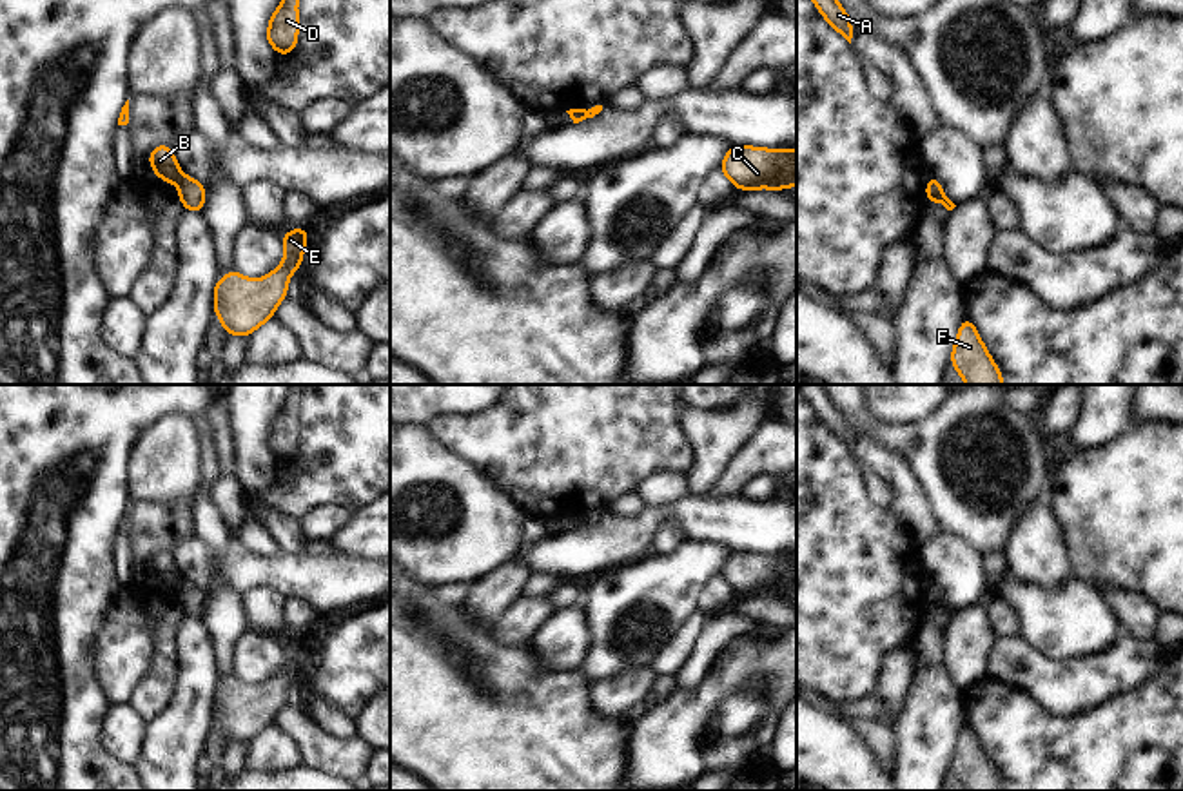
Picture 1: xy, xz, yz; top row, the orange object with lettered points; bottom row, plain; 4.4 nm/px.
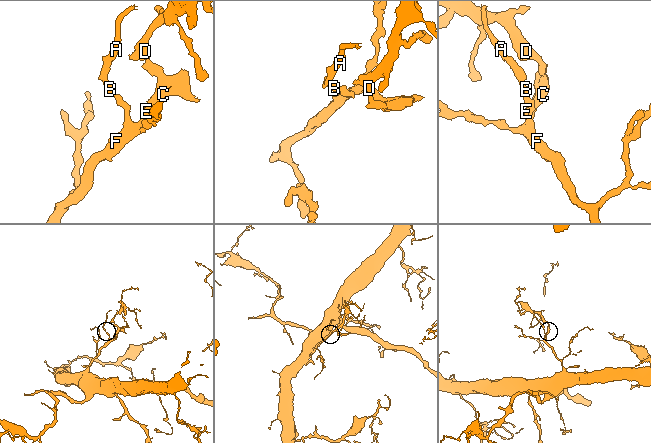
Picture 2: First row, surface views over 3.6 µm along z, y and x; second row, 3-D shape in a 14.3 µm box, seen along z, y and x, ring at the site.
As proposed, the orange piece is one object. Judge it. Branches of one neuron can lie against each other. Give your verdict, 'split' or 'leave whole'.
split

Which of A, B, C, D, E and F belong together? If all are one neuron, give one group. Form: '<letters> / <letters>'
A B / C D E F

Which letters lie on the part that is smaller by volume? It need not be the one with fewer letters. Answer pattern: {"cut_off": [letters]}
{"cut_off": ["A", "B"]}

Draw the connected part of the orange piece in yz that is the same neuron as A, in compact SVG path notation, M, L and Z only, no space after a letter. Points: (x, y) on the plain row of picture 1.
M800 385L800 392L815 408L816 415L829 428L829 432L835 434L851 450L851 425L835 405L831 394L822 385Z

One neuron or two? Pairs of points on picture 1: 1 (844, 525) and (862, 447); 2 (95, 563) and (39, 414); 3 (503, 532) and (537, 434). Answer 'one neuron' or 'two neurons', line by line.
1: two neurons
2: one neuron
3: two neurons

